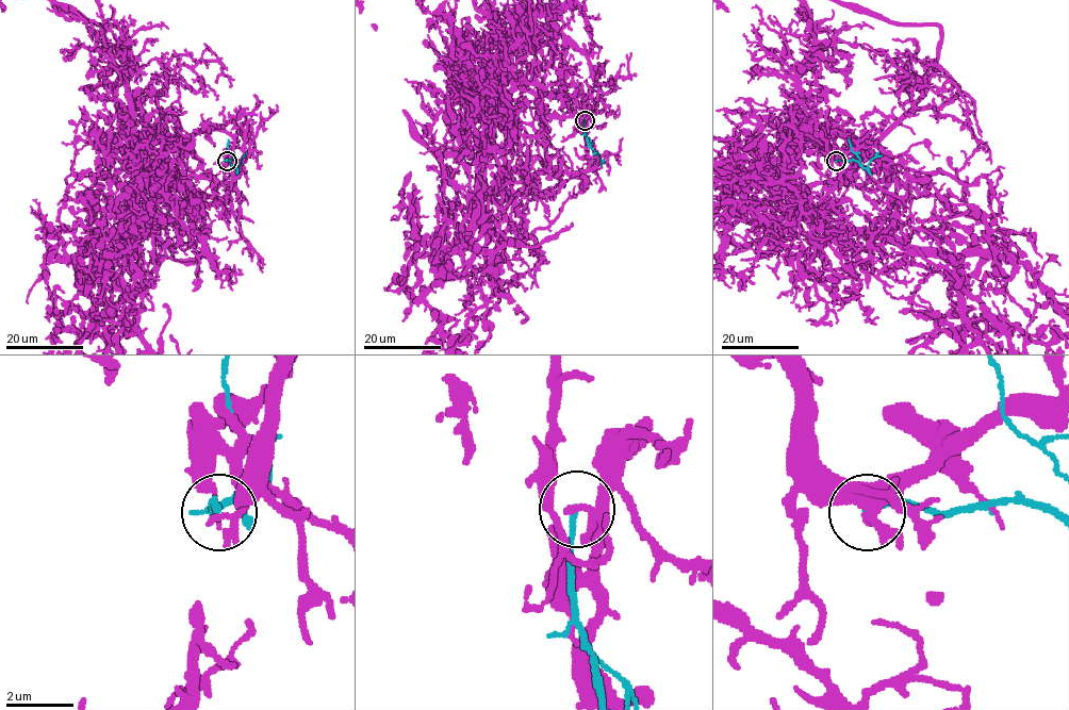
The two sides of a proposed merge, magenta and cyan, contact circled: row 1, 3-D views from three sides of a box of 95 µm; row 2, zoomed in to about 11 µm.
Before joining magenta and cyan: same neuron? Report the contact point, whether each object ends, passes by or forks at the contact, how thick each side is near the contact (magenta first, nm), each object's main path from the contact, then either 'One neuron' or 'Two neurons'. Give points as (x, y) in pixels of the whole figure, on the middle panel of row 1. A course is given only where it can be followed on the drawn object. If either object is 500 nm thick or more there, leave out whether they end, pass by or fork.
Place: (585, 120). At the ring magenta passes by. At the ring cyan ends. Thickness 240 nm (magenta) against 180 nm. Course of magenta: (585, 119), (591, 106), (573, 87), (533, 92), (496, 77), (473, 209), (486, 223), (474, 225). Course of cyan: (585, 119), (587, 139), (603, 163). Two neurons

